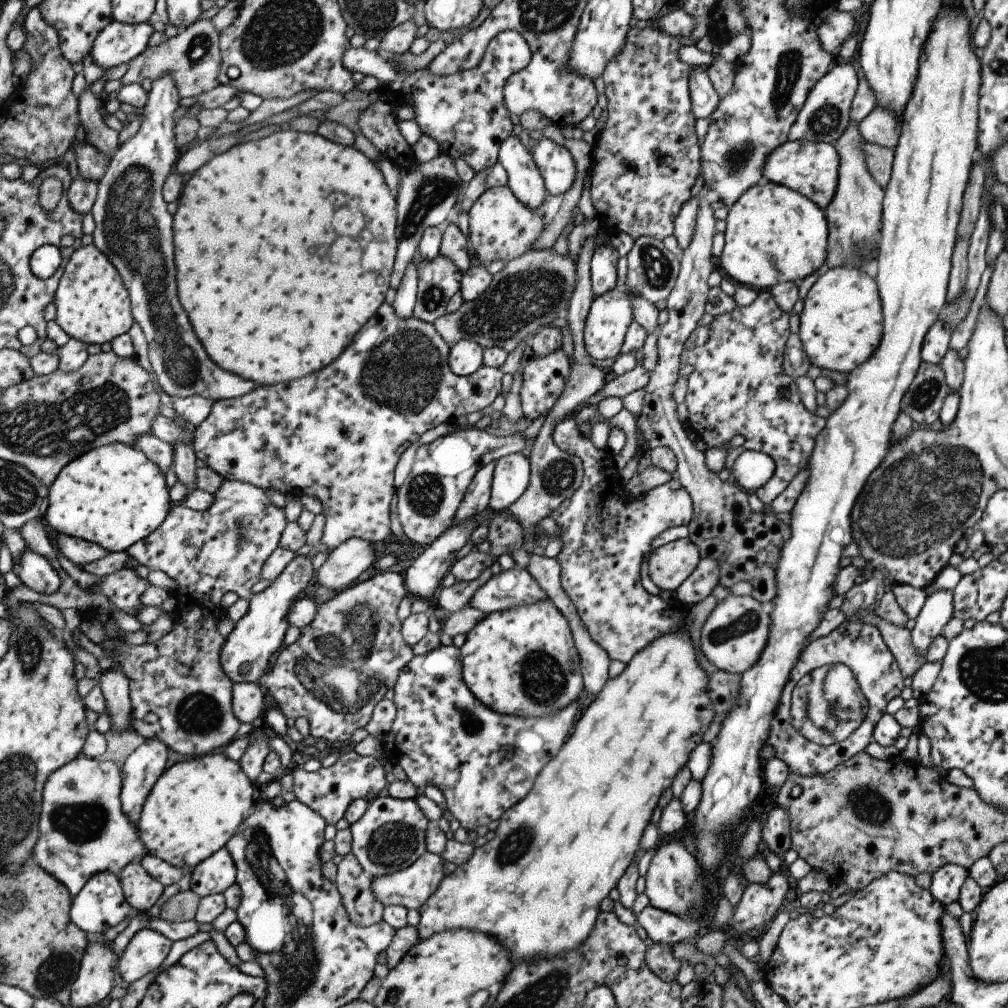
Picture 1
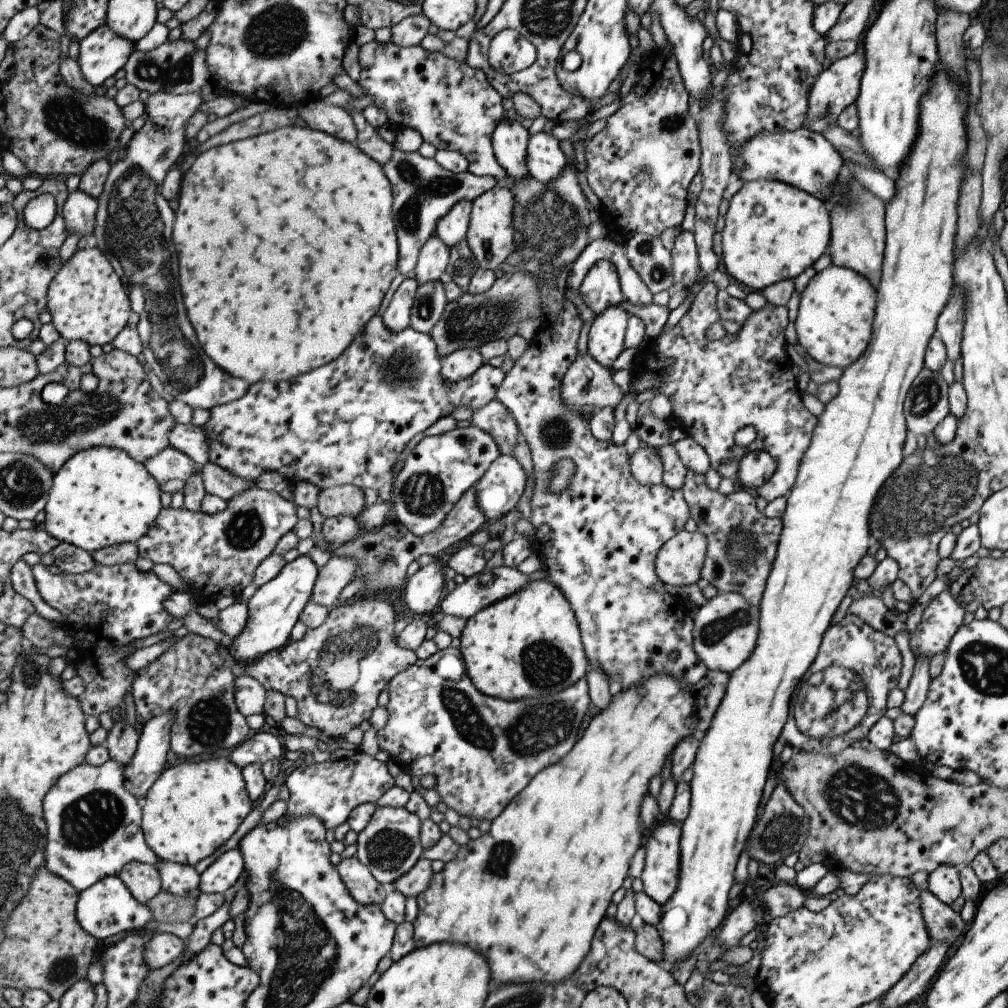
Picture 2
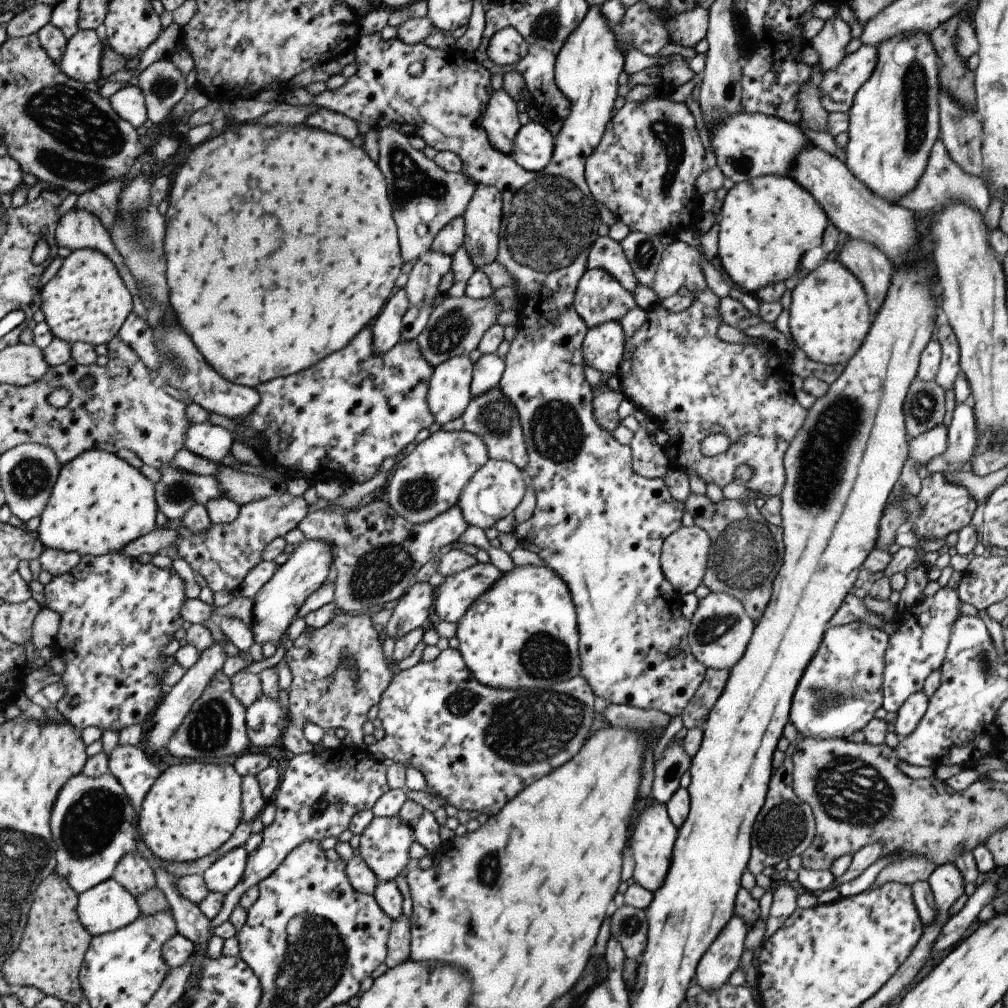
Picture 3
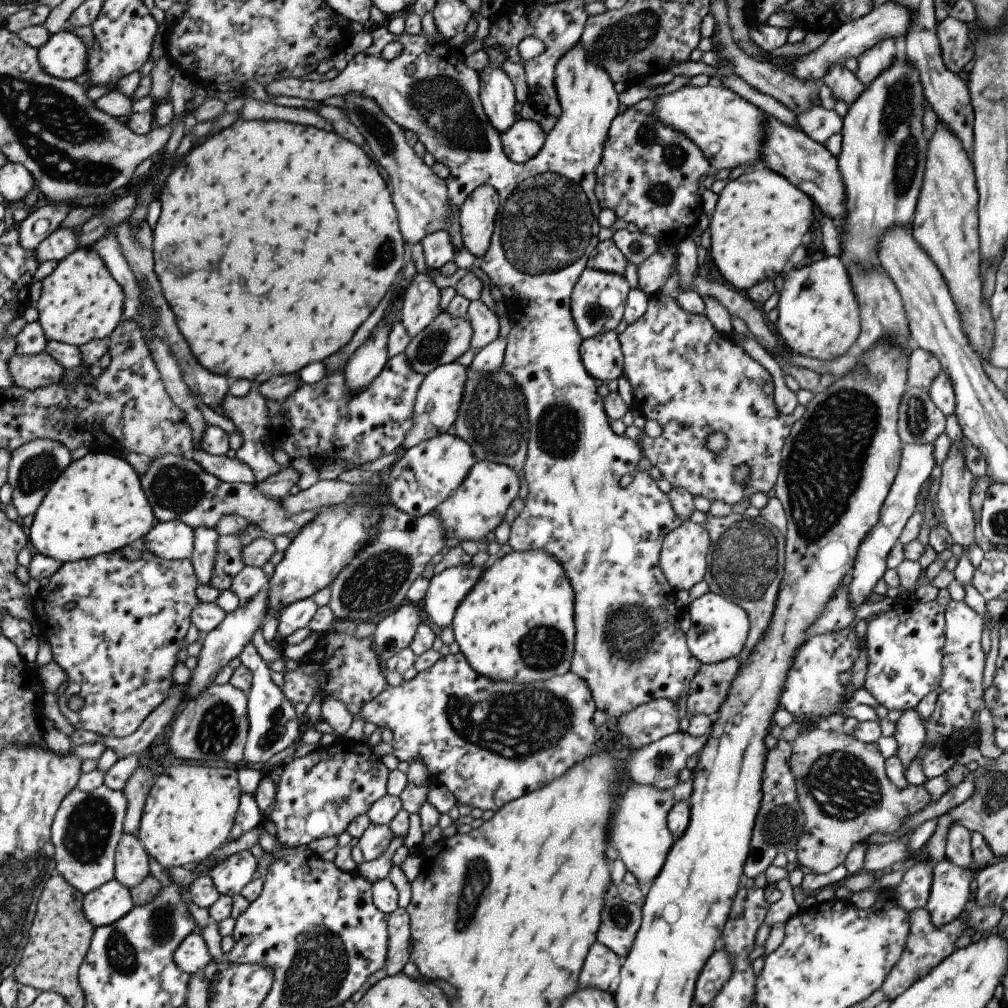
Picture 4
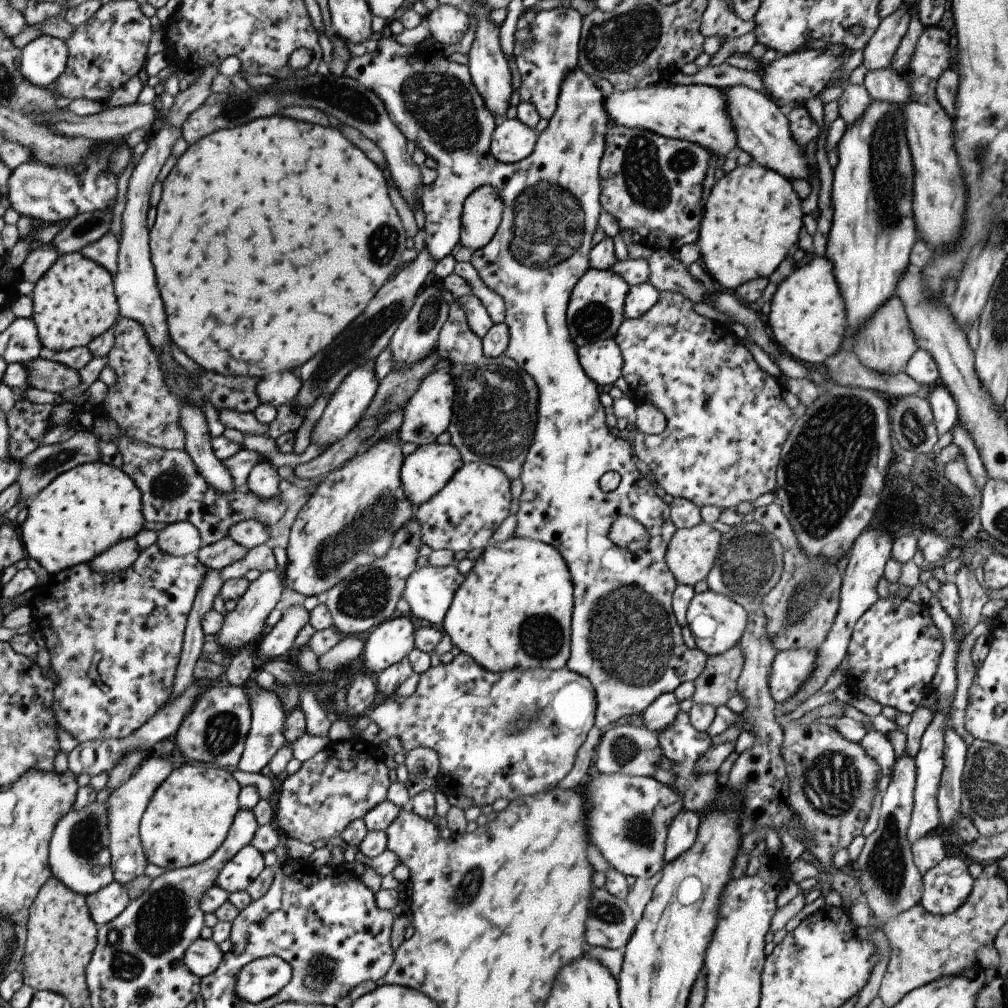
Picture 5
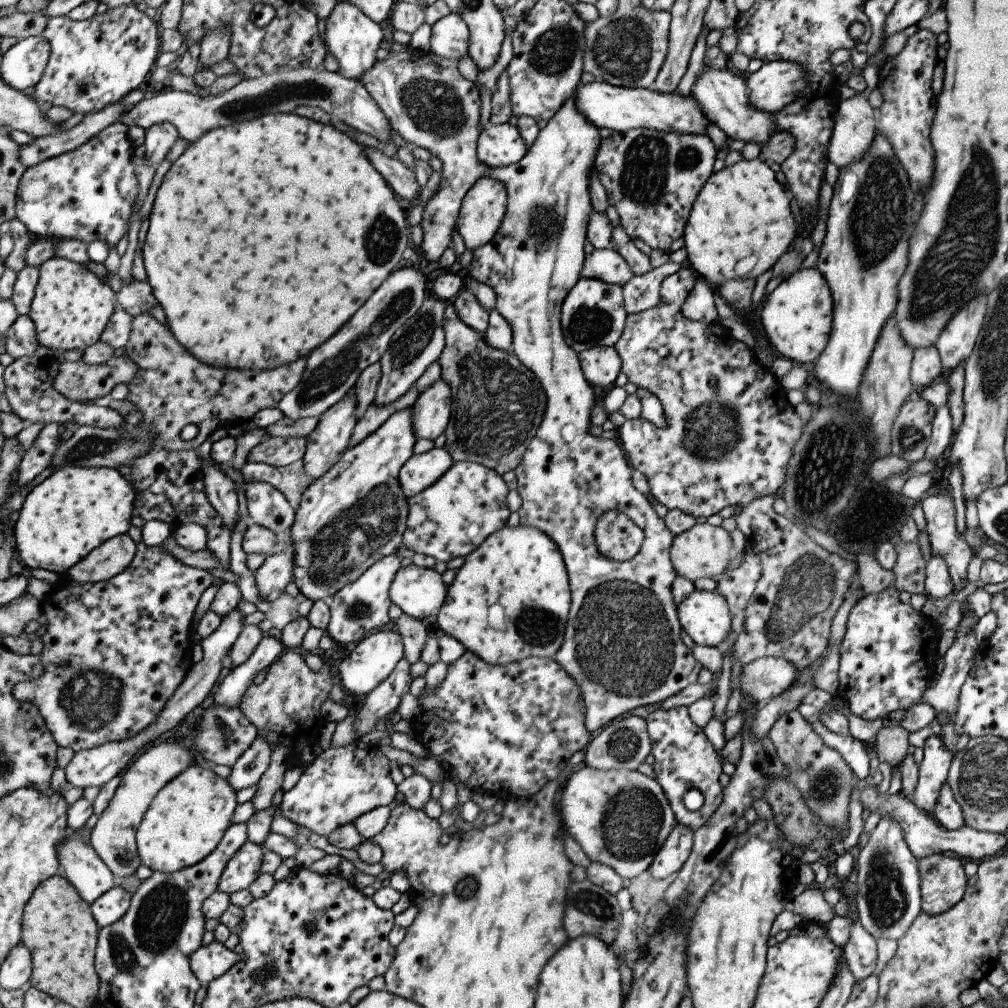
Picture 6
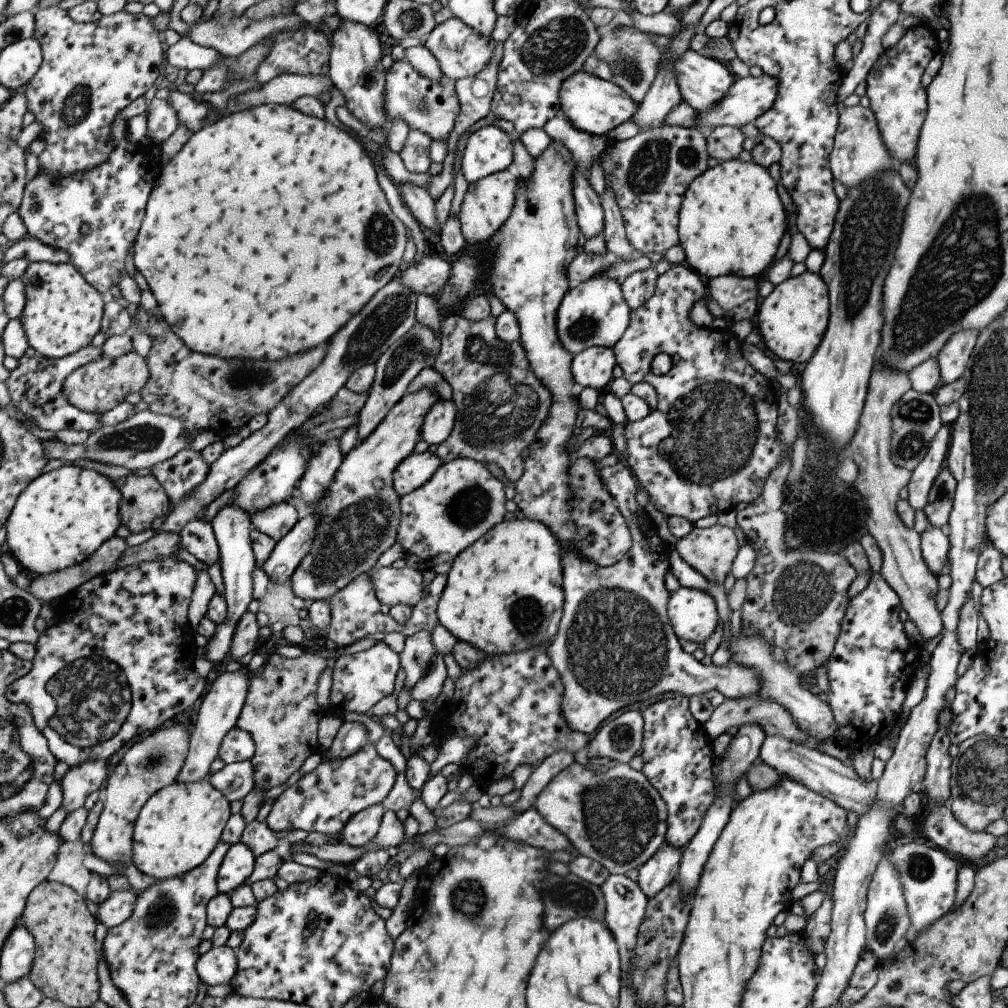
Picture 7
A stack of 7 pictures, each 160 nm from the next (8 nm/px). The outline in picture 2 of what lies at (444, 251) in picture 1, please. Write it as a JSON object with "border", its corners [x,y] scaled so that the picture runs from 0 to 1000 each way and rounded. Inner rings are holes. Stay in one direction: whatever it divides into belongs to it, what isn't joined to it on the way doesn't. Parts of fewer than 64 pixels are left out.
{"border":[[[462,236],[444,246],[444,259],[441,263],[440,274],[441,277],[453,282],[459,291],[462,290],[465,277],[474,265],[471,255],[462,241]]]}

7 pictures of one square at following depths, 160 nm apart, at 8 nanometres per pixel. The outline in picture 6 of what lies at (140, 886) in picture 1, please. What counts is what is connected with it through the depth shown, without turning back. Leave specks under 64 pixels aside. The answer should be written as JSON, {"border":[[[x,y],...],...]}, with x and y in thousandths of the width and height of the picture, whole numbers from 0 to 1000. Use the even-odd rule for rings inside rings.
{"border":[[[176,736],[159,737],[138,748],[120,767],[112,790],[99,806],[91,823],[91,838],[94,840],[94,845],[106,858],[115,874],[132,868],[138,859],[134,822],[148,797],[166,776],[174,772],[188,758],[189,758],[188,748]]]}

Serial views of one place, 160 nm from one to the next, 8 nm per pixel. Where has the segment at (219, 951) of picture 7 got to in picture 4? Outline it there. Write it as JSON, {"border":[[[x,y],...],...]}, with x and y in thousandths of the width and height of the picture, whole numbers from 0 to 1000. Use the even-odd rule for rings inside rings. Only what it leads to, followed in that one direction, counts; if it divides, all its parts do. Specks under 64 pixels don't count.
{"border":[[[189,924],[176,938],[171,948],[174,958],[187,967],[199,963],[209,949],[197,926]]]}

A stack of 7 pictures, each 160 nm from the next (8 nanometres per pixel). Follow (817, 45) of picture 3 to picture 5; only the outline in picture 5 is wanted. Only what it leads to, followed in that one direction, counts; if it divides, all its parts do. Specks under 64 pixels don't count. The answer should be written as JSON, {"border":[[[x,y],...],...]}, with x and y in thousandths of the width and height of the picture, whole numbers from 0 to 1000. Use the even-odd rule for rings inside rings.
{"border":[[[837,81],[834,83],[835,92],[829,99],[831,115],[837,119],[839,127],[850,119],[864,99],[856,84]]]}

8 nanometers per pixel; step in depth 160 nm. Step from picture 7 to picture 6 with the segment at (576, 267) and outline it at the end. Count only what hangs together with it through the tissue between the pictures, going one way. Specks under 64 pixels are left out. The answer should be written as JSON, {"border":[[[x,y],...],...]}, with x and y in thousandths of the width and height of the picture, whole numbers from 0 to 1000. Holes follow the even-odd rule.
{"border":[[[588,247],[586,252],[580,254],[576,275],[594,277],[605,283],[614,283],[617,285],[626,275],[627,270],[622,261],[611,248],[606,247]]]}

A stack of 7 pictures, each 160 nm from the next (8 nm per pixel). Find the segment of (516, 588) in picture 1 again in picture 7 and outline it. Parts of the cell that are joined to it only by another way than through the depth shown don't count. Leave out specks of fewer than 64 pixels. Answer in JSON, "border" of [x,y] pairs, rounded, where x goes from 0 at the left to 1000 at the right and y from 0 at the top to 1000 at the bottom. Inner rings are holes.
{"border":[[[403,561],[395,565],[371,562],[362,567],[362,571],[368,577],[374,596],[384,602],[392,599],[410,602],[418,595],[420,587],[424,586],[420,582],[417,565]]]}

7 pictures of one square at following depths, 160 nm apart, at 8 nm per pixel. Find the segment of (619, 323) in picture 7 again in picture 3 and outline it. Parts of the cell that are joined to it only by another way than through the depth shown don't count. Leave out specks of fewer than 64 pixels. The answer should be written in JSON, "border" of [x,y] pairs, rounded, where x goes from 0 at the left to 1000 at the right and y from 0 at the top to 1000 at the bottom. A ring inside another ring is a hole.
{"border":[[[580,267],[572,279],[567,299],[582,325],[613,318],[631,304],[627,292],[598,267]]]}

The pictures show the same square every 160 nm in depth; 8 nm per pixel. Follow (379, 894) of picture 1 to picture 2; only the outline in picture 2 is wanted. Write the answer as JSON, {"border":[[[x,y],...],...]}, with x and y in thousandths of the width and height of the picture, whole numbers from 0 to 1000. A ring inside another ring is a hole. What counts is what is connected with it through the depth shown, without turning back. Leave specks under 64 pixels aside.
{"border":[[[420,849],[401,867],[385,877],[384,882],[394,884],[402,891],[413,889],[424,881],[430,865],[428,864],[427,855]]]}

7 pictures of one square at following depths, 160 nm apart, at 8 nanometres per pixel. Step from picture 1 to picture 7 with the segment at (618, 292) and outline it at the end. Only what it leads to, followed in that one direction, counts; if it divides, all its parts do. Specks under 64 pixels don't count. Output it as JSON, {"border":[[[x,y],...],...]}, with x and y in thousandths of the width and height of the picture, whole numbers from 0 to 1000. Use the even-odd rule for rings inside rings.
{"border":[[[586,343],[567,353],[564,369],[572,386],[584,384],[600,389],[610,362],[606,346]]]}

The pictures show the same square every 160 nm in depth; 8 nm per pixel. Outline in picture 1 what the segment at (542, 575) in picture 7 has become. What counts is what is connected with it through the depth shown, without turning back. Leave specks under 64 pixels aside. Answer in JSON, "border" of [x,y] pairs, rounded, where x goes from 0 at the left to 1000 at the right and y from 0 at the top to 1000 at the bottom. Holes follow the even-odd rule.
{"border":[[[533,596],[526,600],[517,600],[508,604],[491,606],[484,608],[479,612],[463,629],[460,638],[456,644],[457,669],[458,676],[462,679],[465,687],[483,702],[489,706],[499,709],[527,710],[531,712],[547,710],[549,707],[561,702],[563,698],[570,697],[576,691],[576,686],[579,684],[578,675],[575,668],[575,655],[573,647],[570,645],[567,629],[563,622],[561,612],[543,596]]]}

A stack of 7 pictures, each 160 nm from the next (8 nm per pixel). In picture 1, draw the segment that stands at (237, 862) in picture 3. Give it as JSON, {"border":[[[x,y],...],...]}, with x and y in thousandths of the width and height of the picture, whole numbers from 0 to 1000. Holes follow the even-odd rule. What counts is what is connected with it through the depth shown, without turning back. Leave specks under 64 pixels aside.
{"border":[[[223,840],[196,855],[188,869],[188,883],[196,890],[220,886],[233,876],[234,861]]]}

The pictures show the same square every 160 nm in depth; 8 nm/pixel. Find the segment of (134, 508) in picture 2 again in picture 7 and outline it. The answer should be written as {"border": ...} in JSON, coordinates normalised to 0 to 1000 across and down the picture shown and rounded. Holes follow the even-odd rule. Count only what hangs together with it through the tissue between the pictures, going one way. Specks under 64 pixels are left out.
{"border":[[[65,459],[59,465],[39,472],[18,495],[5,522],[5,544],[17,557],[19,563],[39,571],[65,566],[66,563],[84,559],[102,538],[112,533],[118,522],[120,508],[116,508],[116,504],[120,504],[120,499],[121,490],[106,472]]]}

